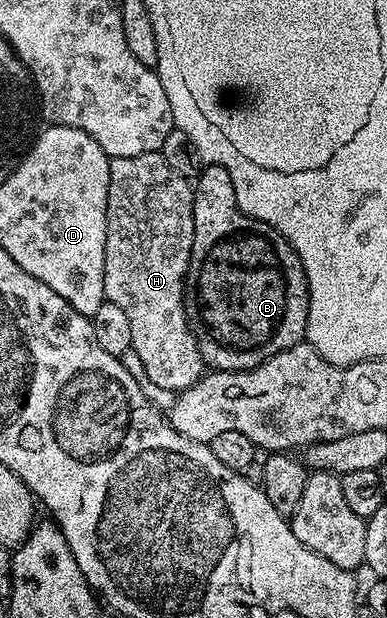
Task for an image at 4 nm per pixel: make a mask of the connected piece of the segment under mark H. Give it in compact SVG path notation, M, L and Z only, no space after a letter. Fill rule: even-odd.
M141 153L141 157L117 157L109 165L109 193L107 194L107 232L105 233L105 277L103 293L106 302L119 306L129 317L133 332L131 349L141 357L147 382L161 390L173 392L189 389L205 373L201 349L197 349L195 334L185 313L183 297L187 271L191 268L193 249L192 180L181 177L165 161L162 153Z

